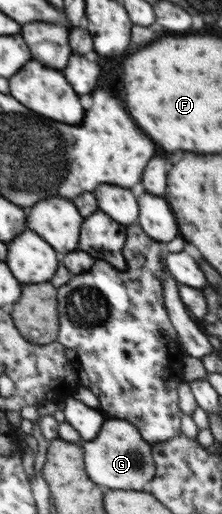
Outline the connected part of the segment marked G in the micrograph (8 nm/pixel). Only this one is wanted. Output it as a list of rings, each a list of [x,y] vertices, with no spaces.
[[[118,417],[106,419],[94,440],[82,443],[85,450],[85,470],[90,480],[104,490],[142,491],[144,484],[157,476],[153,446],[141,435],[141,431],[131,421]]]

